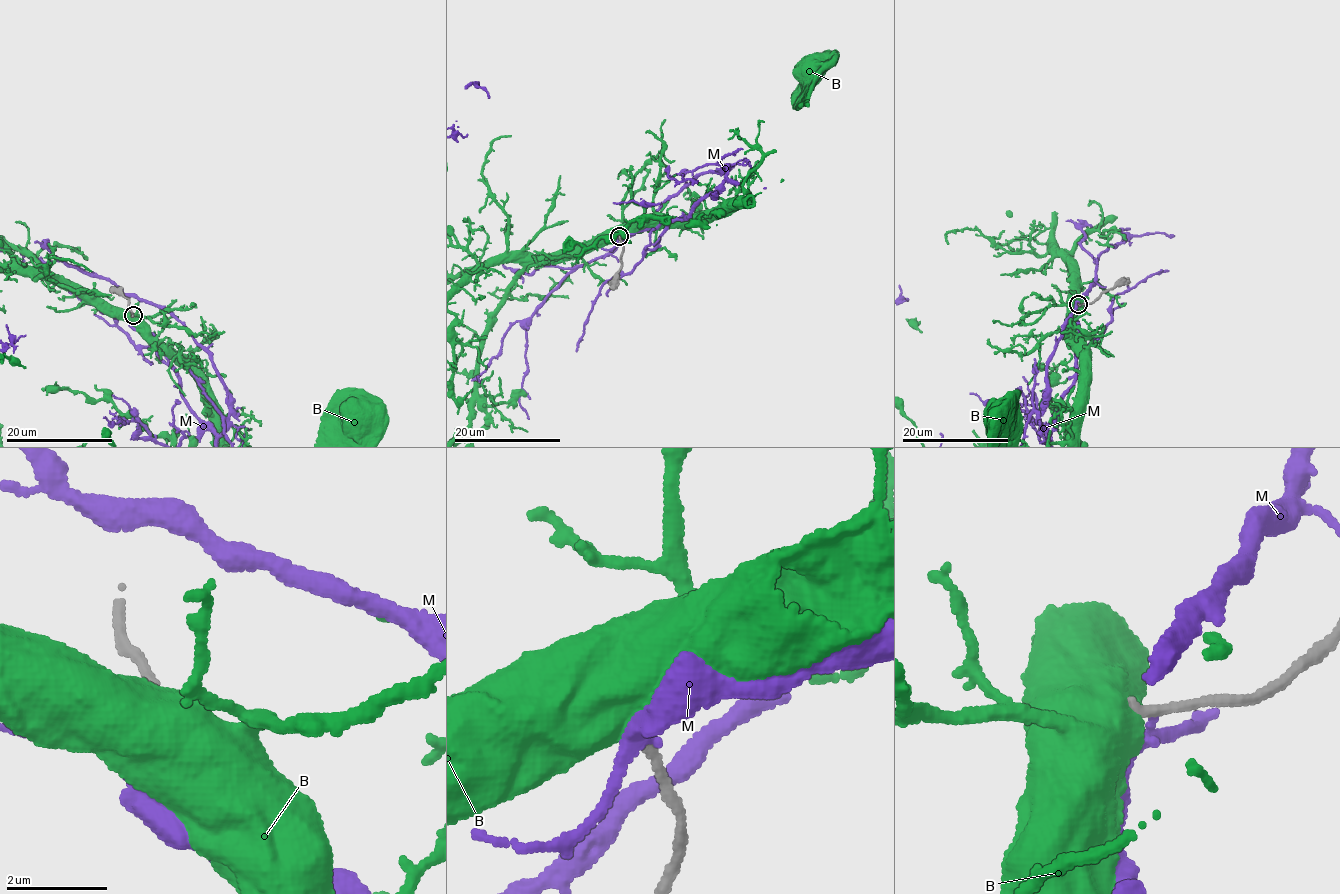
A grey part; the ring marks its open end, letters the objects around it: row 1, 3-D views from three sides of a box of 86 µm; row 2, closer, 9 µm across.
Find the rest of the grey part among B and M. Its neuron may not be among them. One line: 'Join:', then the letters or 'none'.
Join: none

